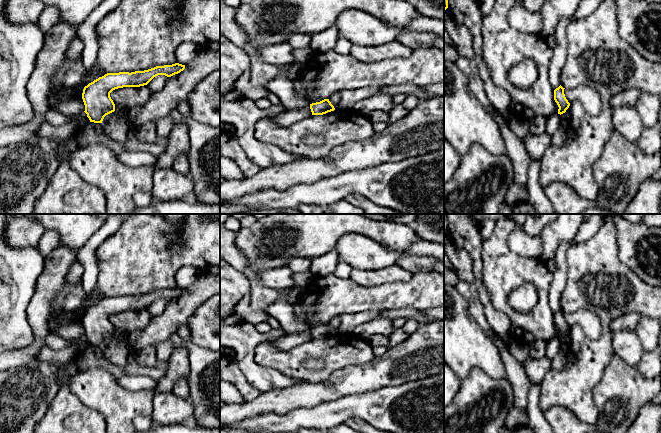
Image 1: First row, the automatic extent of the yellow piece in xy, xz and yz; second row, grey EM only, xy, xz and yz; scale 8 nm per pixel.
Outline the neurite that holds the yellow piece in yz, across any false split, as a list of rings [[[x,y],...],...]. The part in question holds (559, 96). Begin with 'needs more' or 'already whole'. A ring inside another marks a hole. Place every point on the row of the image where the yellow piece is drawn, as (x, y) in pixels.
already whole; [[[561,85],[554,90],[554,100],[557,103],[559,109],[558,114],[563,114],[569,108],[570,103],[565,97],[564,89]]]

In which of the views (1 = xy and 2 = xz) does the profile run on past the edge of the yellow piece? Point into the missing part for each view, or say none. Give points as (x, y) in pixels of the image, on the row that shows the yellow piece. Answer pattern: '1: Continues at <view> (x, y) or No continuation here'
1: No continuation here
2: No continuation here

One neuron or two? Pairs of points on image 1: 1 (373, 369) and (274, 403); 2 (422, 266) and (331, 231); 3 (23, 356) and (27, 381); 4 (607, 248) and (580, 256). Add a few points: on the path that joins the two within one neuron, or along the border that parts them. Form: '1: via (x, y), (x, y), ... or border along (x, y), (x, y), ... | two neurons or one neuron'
1: via (348, 381), (325, 392), (299, 396) | one neuron
2: via (401, 247), (385, 232), (366, 226), (354, 226) | one neuron
3: border along (34, 362), (10, 369) | two neurons
4: via (600, 252), (587, 253) | one neuron

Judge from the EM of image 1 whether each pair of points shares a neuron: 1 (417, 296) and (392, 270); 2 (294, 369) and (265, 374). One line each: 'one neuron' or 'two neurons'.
1: two neurons
2: two neurons

